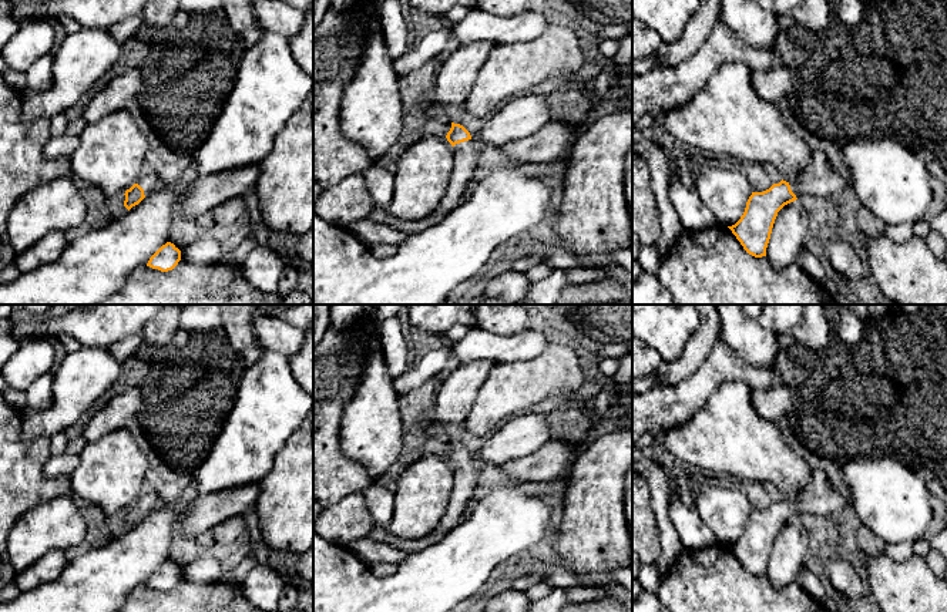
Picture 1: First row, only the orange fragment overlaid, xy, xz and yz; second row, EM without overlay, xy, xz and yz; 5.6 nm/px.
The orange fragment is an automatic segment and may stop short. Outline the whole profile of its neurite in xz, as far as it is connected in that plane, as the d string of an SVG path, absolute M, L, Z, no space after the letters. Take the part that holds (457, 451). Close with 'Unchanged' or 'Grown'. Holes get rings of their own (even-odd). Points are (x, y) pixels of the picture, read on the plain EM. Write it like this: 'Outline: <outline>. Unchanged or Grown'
Outline: M451 441L446 457L454 467L454 484L447 511L436 527L436 531L444 534L459 524L466 507L471 504L477 491L478 470L478 463L471 458L470 451L460 443Z. Grown

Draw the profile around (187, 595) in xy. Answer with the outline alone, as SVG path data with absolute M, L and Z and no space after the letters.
M181 572L178 584L168 591L141 584L131 591L115 612L265 612L255 608L244 584L199 584Z

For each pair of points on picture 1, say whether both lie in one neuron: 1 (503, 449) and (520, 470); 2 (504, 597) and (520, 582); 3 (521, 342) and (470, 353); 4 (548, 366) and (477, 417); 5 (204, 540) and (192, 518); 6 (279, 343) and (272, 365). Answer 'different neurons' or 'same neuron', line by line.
1: different neurons
2: different neurons
3: same neuron
4: same neuron
5: different neurons
6: different neurons

